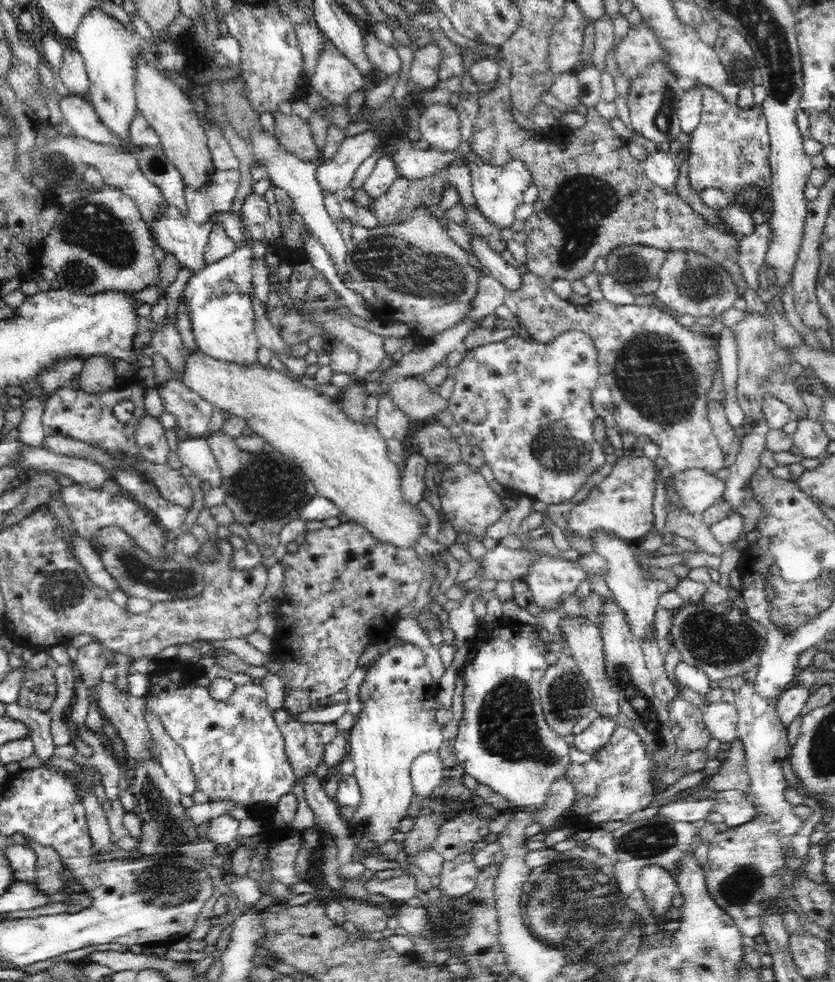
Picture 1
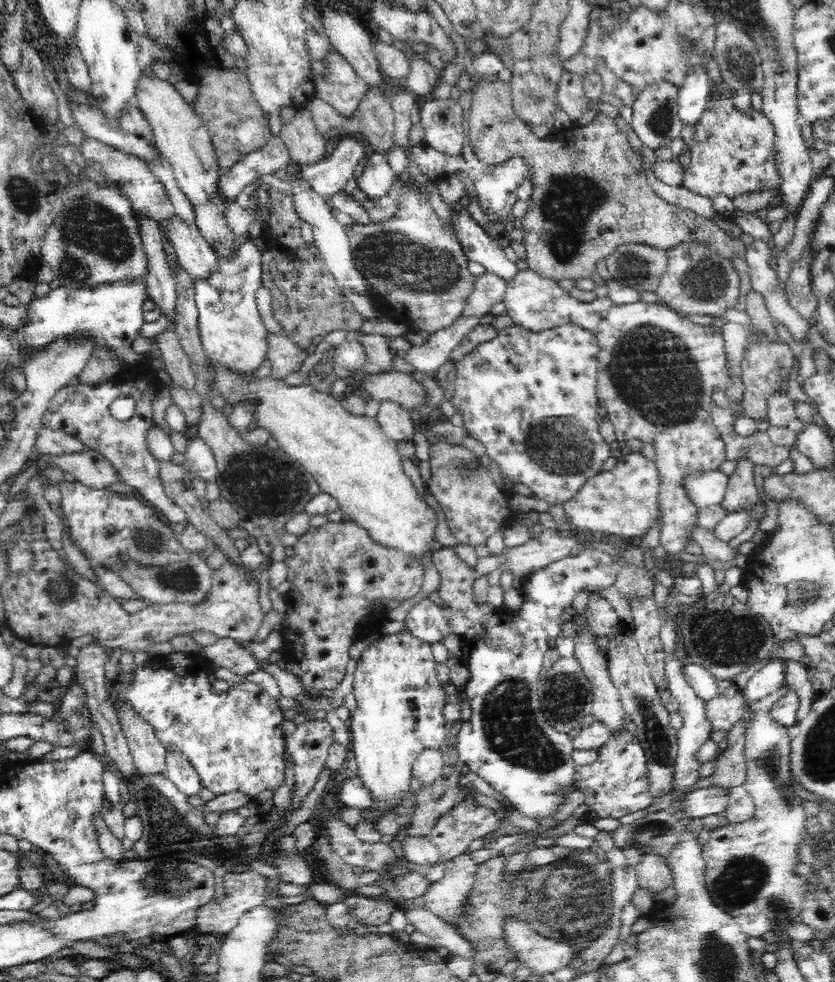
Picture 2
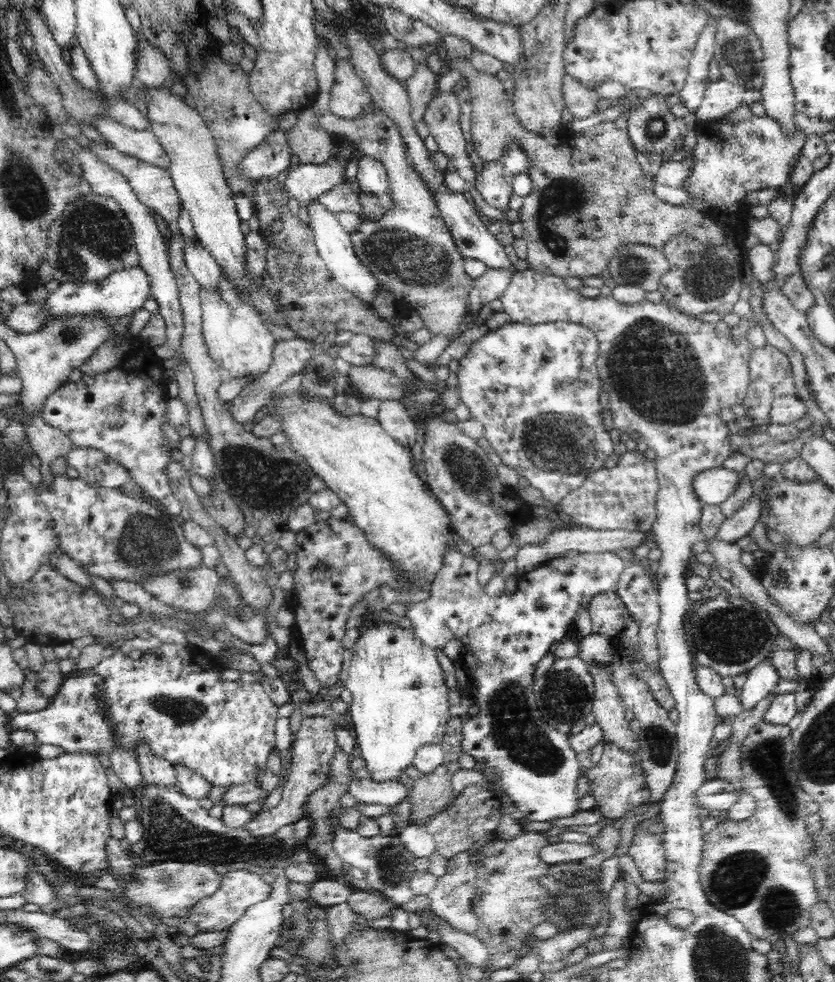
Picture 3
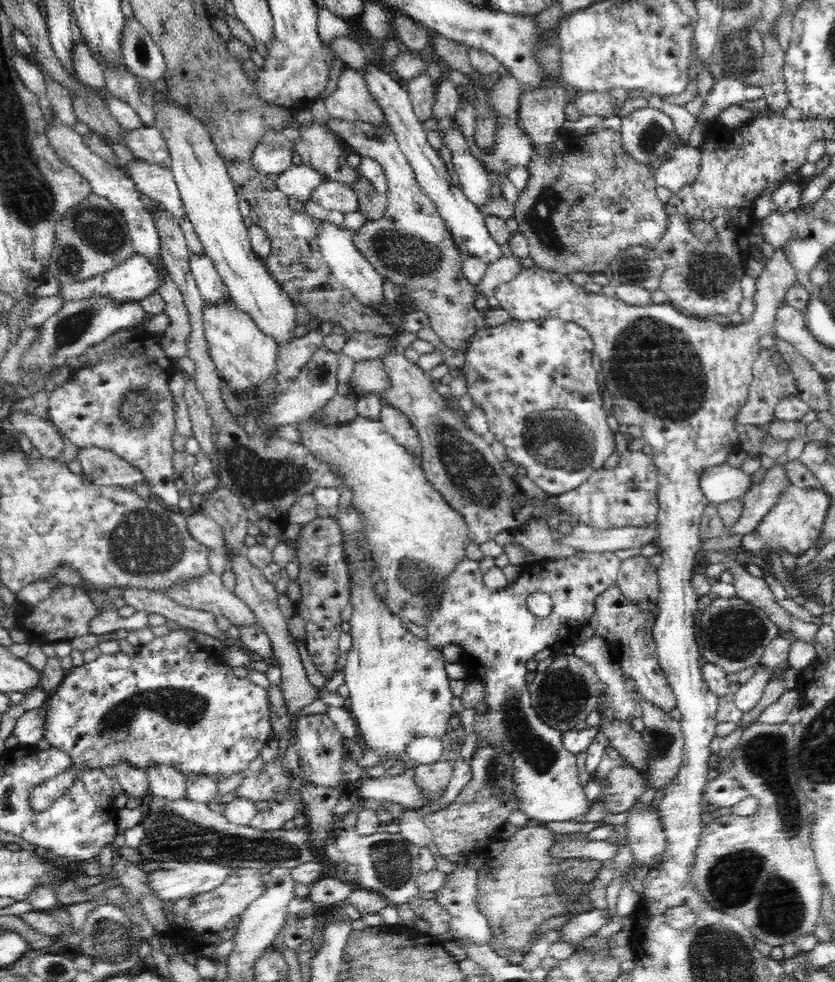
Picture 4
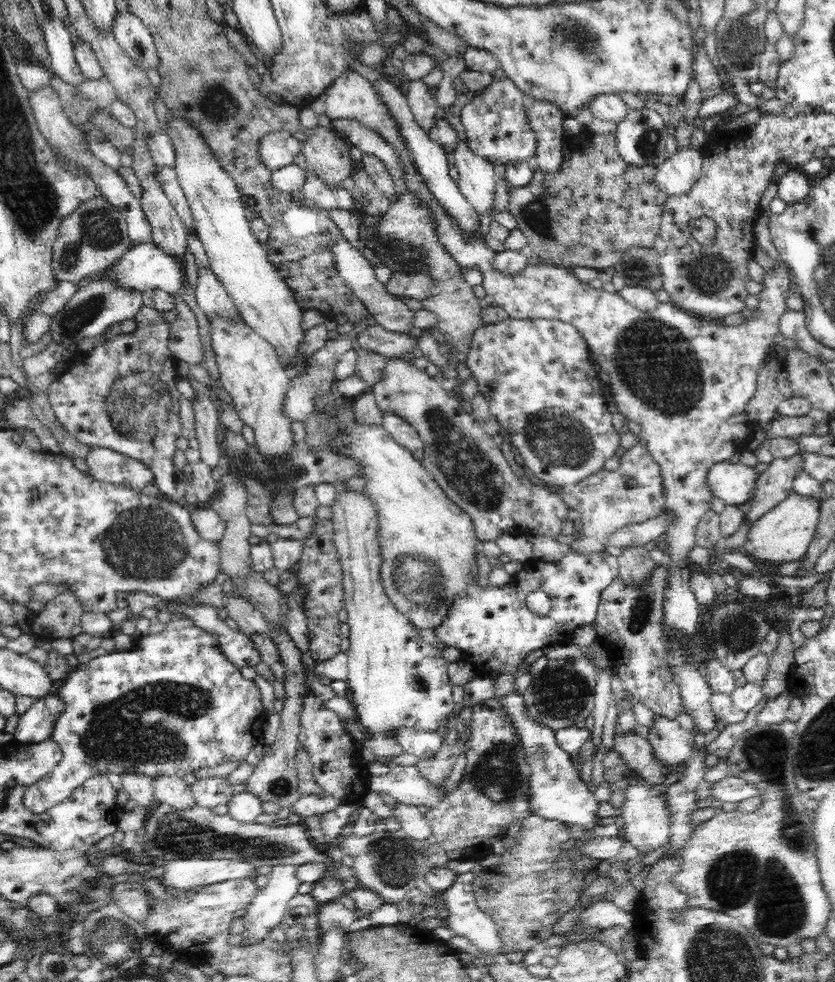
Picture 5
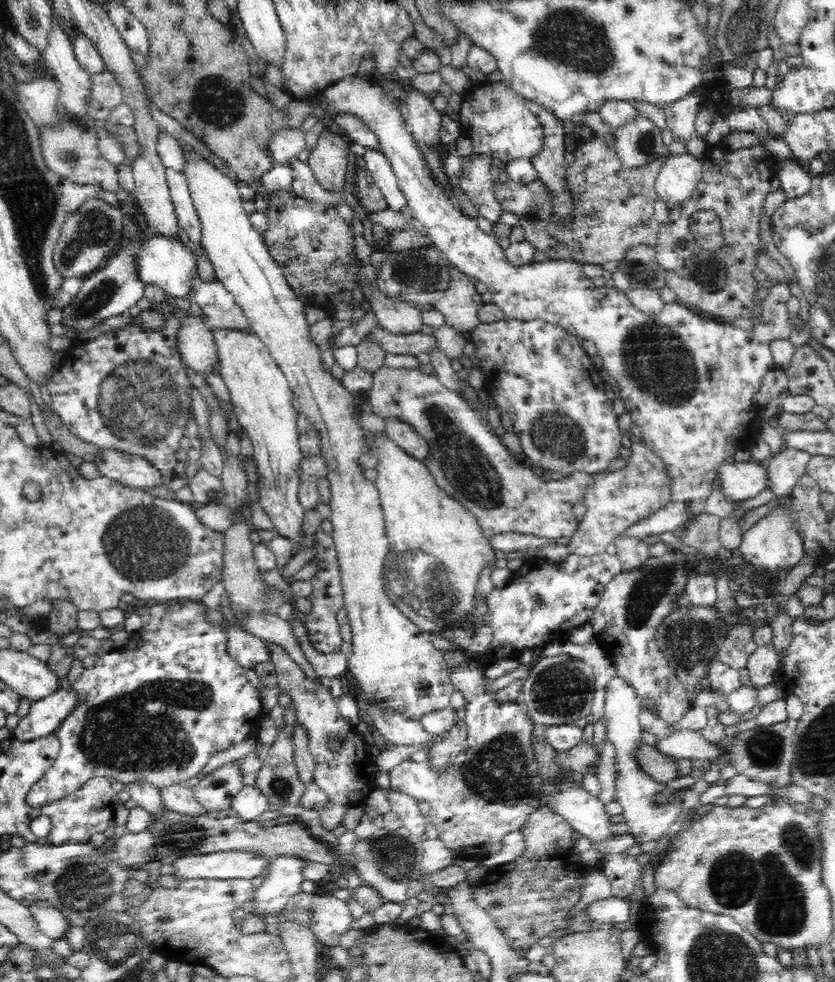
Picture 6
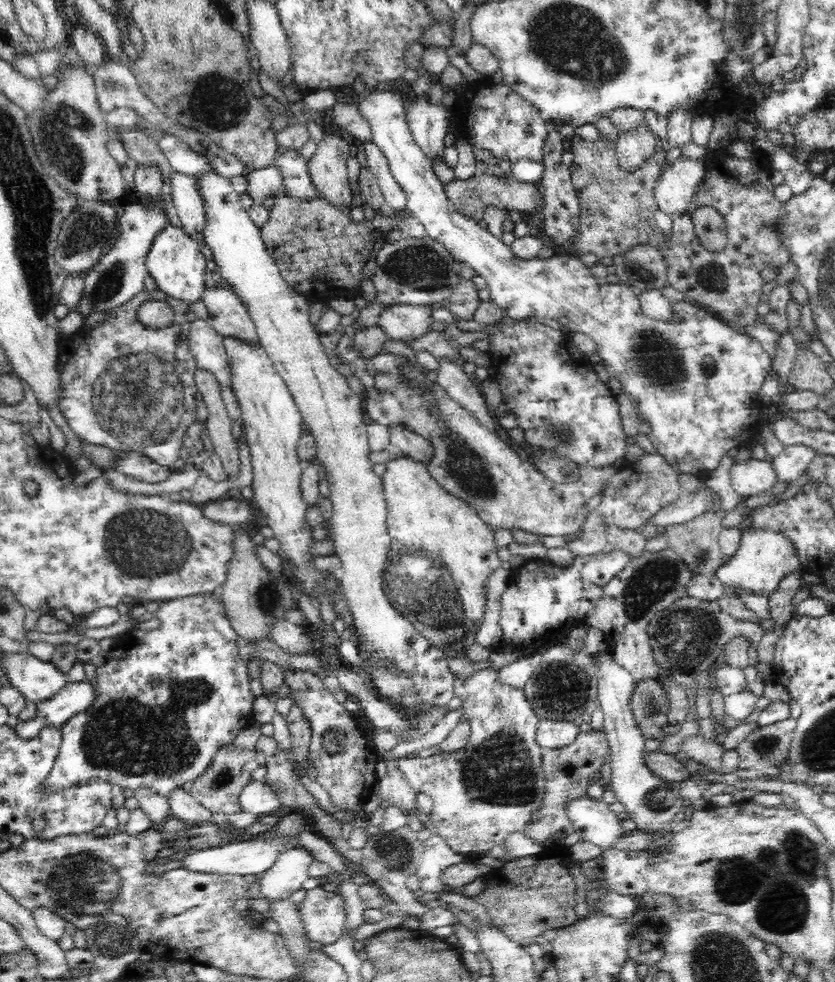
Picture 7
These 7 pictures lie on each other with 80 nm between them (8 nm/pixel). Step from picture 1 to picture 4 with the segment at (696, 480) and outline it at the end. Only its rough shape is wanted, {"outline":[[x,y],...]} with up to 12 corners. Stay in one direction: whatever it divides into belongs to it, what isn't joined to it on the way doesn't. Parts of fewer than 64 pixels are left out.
{"outline":[[728,463],[700,478],[715,505],[749,492],[751,476]]}

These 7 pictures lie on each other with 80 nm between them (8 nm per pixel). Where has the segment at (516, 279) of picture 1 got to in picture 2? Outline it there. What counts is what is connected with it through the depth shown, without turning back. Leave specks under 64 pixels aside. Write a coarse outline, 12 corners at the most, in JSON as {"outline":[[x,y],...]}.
{"outline":[[451,215],[468,260],[512,282],[519,271],[476,219]]}

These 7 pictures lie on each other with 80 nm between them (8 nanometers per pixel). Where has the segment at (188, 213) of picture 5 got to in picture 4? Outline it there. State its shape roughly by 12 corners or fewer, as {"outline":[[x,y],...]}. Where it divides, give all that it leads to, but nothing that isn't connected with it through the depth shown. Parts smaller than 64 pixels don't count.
{"outline":[[118,164],[156,206],[187,217],[170,166]]}

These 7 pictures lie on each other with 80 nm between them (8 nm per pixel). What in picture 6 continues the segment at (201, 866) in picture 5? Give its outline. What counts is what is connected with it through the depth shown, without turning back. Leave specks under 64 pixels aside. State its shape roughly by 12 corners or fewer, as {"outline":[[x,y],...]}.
{"outline":[[216,852],[174,862],[176,881],[251,880],[266,858]]}

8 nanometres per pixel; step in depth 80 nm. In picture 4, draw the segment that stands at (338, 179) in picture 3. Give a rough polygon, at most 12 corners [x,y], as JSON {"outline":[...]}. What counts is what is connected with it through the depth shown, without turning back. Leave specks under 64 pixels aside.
{"outline":[[293,164],[273,179],[287,197],[311,200],[328,175]]}

